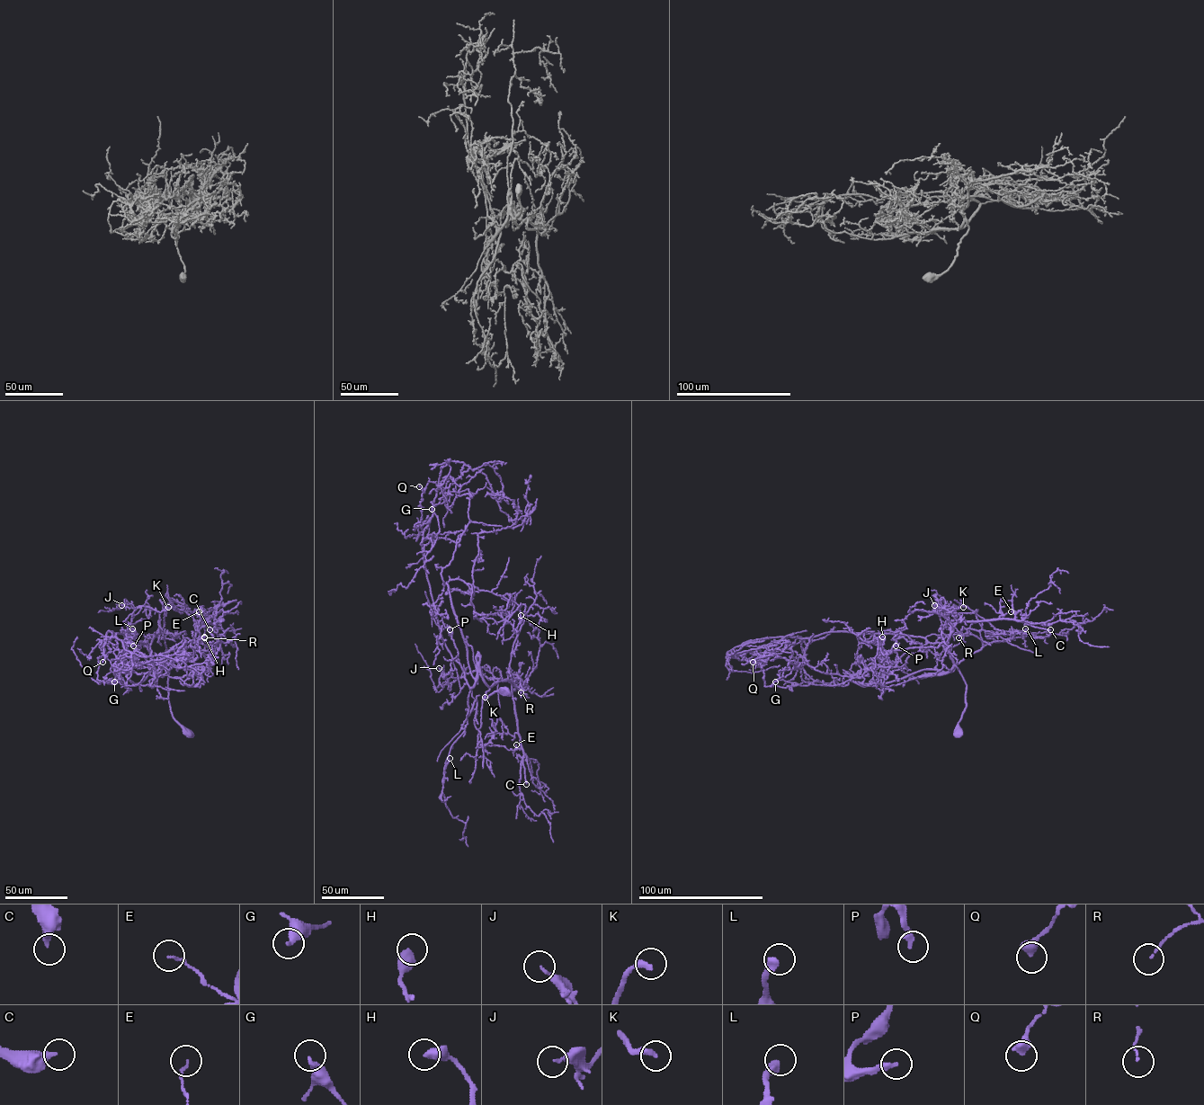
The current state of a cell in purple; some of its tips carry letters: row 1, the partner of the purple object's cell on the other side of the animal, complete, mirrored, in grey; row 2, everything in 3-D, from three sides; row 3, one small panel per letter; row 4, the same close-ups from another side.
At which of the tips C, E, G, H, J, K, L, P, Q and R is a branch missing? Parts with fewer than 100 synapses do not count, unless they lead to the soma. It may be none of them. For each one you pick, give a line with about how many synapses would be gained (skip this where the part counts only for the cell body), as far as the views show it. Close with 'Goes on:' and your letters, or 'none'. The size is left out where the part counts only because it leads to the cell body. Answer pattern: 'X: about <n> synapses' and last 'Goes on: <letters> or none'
C: about 200 synapses
K: about 120 synapses
L: about 120 synapses
Goes on: C, K, L

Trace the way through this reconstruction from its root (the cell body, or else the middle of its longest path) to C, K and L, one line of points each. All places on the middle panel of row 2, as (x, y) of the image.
C: (506, 690), (495, 690), (485, 699), (486, 692), (497, 681), (509, 681), (512, 684), (526, 784)
K: (506, 690), (485, 699), (489, 688), (477, 655), (467, 716), (476, 700), (478, 730), (485, 697)
L: (506, 690), (485, 699), (489, 688), (477, 655), (464, 732), (452, 745), (446, 765), (450, 758)

